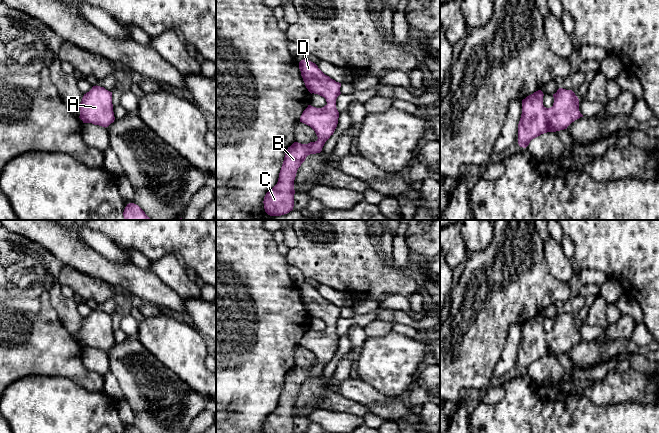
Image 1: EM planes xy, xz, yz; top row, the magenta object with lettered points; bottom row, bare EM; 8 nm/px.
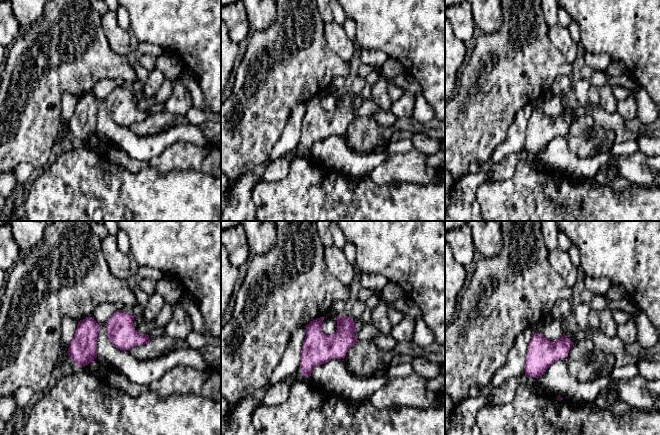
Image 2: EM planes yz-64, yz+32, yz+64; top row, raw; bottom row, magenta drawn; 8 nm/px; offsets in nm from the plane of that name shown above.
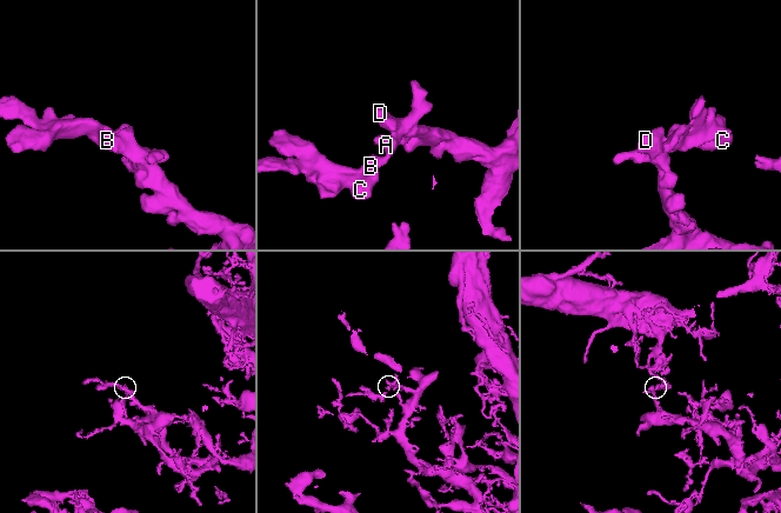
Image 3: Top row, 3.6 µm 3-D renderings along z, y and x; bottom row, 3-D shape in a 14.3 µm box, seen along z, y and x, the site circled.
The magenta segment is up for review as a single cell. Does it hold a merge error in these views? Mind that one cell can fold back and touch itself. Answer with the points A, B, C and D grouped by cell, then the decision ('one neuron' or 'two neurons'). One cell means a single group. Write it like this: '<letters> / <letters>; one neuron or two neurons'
A B C D; one neuron

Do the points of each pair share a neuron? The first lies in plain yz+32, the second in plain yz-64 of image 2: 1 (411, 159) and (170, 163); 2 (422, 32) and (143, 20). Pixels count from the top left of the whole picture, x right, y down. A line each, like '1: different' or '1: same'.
1: same
2: same

